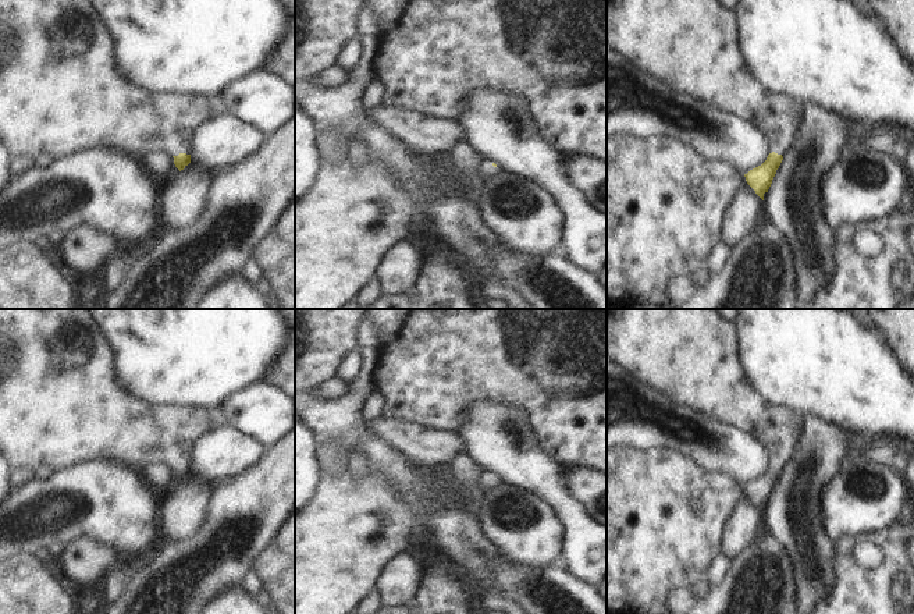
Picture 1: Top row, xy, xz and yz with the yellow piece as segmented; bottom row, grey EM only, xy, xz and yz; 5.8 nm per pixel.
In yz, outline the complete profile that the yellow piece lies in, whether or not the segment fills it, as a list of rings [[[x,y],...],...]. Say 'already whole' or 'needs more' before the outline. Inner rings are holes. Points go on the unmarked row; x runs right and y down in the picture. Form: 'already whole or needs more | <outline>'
needs more | [[[715,309],[608,310],[607,352],[626,372],[673,402],[744,430],[764,446],[772,464],[761,478],[744,486],[747,496],[764,512],[783,468],[796,455],[807,419],[787,408],[769,405],[753,387],[740,358],[736,322],[726,322]]]

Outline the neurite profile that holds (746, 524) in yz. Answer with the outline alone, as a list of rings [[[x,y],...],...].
[[[741,487],[725,528],[723,551],[737,557],[746,547],[760,539],[764,529],[764,512],[747,496],[746,489]]]

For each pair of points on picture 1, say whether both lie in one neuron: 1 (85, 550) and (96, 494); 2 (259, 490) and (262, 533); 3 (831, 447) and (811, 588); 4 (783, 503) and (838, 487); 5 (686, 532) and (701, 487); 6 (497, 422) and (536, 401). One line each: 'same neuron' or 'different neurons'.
1: different neurons
2: same neuron
3: same neuron
4: different neurons
5: same neuron
6: different neurons

